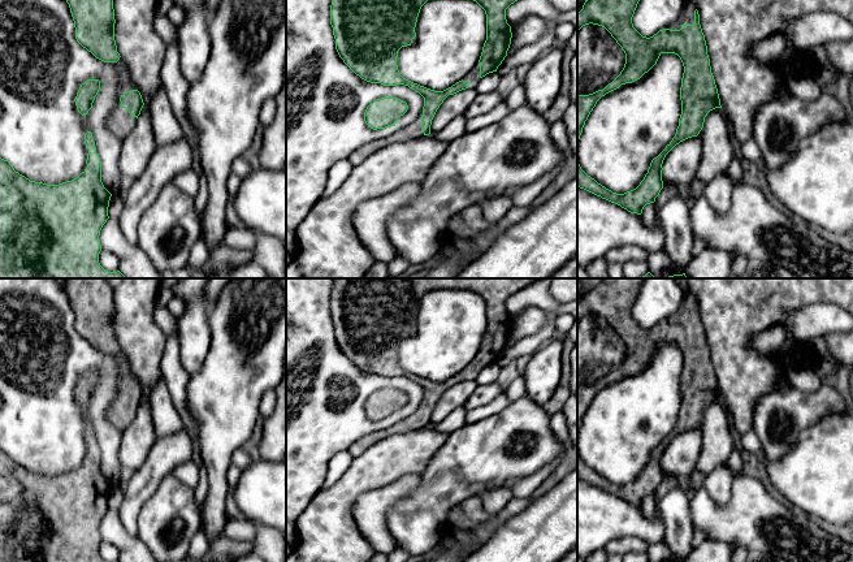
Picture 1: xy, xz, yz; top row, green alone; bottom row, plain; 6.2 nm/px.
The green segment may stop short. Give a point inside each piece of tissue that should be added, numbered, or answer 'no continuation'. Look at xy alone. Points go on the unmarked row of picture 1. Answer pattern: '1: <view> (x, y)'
1: xy (118, 413)

